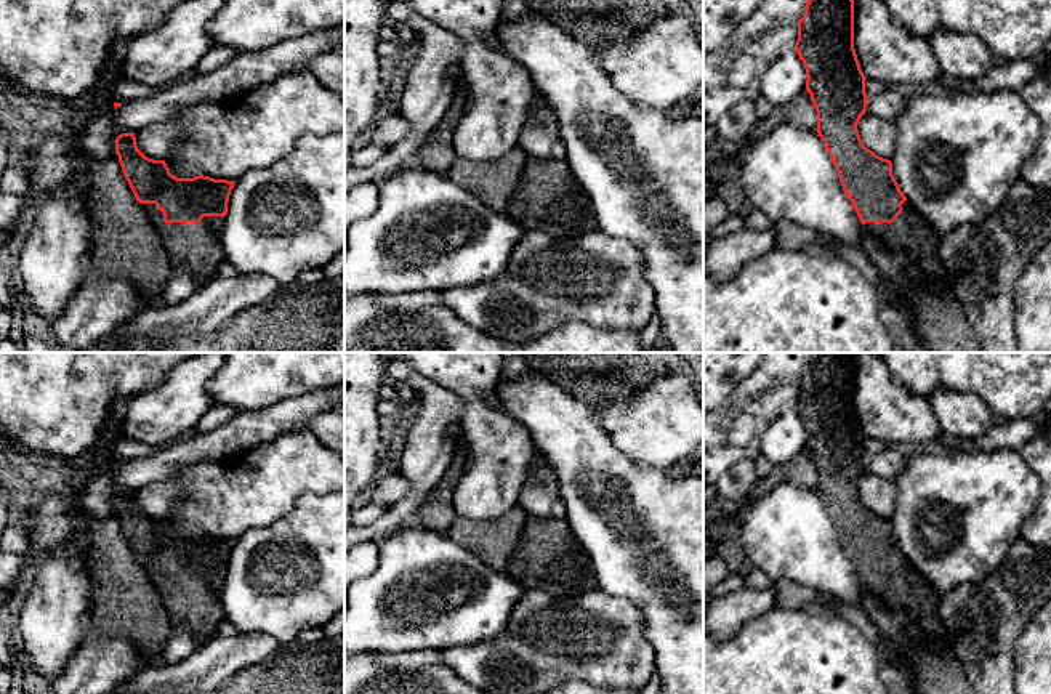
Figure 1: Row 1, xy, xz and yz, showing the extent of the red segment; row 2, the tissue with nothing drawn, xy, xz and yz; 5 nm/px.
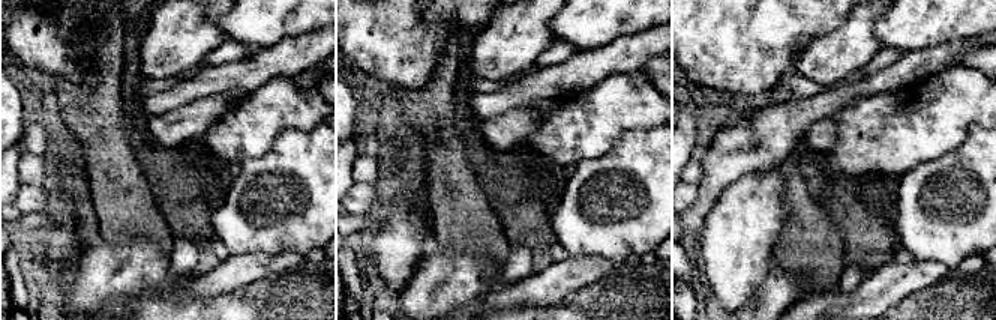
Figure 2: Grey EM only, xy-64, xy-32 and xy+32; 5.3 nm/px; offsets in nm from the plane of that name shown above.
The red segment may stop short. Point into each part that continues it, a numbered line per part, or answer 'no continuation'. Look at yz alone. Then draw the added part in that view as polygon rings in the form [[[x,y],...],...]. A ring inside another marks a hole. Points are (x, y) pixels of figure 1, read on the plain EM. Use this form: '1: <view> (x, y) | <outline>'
1: yz (910, 592) | [[[908,559],[902,563],[902,572],[892,582],[865,582],[862,585],[886,607],[907,611],[926,635],[931,648],[950,649],[948,631],[939,615],[940,596]]]

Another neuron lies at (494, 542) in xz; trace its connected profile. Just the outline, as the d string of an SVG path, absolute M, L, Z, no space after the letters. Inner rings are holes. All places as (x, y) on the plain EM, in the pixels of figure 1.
M517 505L509 513L485 523L455 521L447 535L492 569L506 572L526 519L527 514Z

